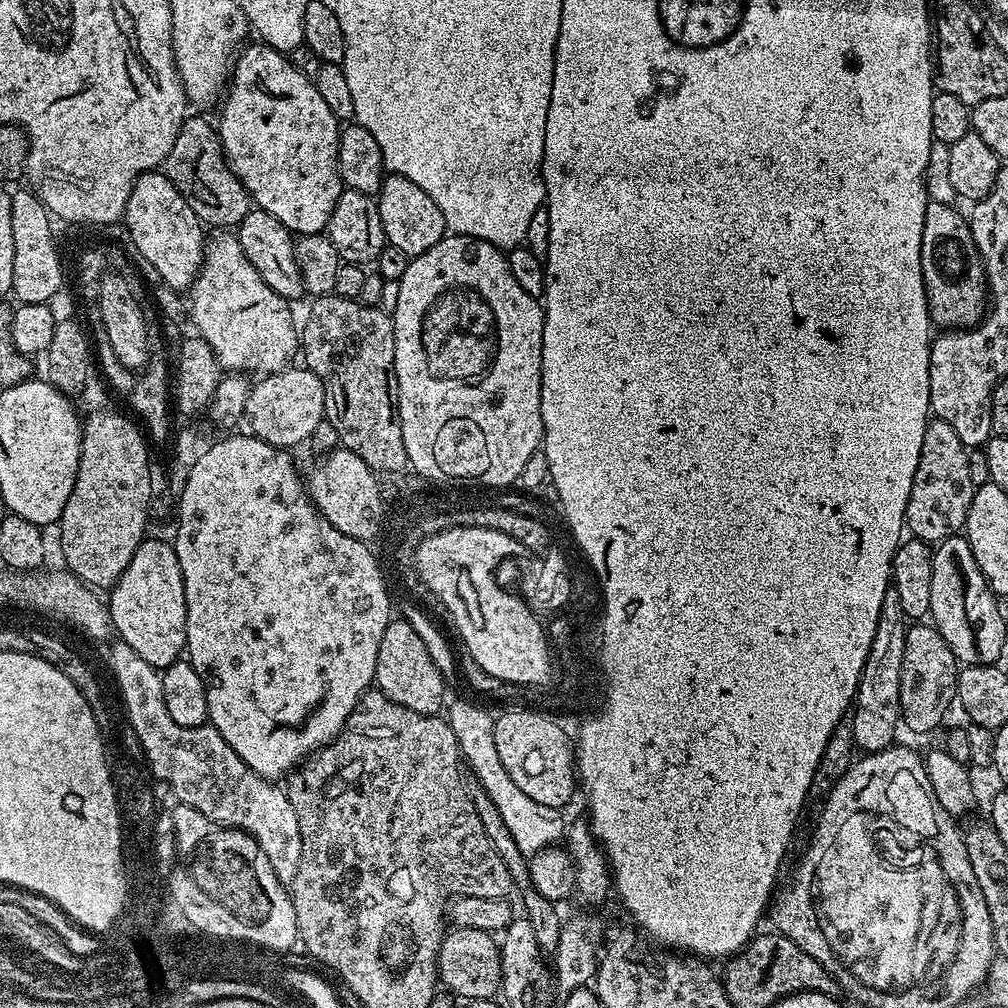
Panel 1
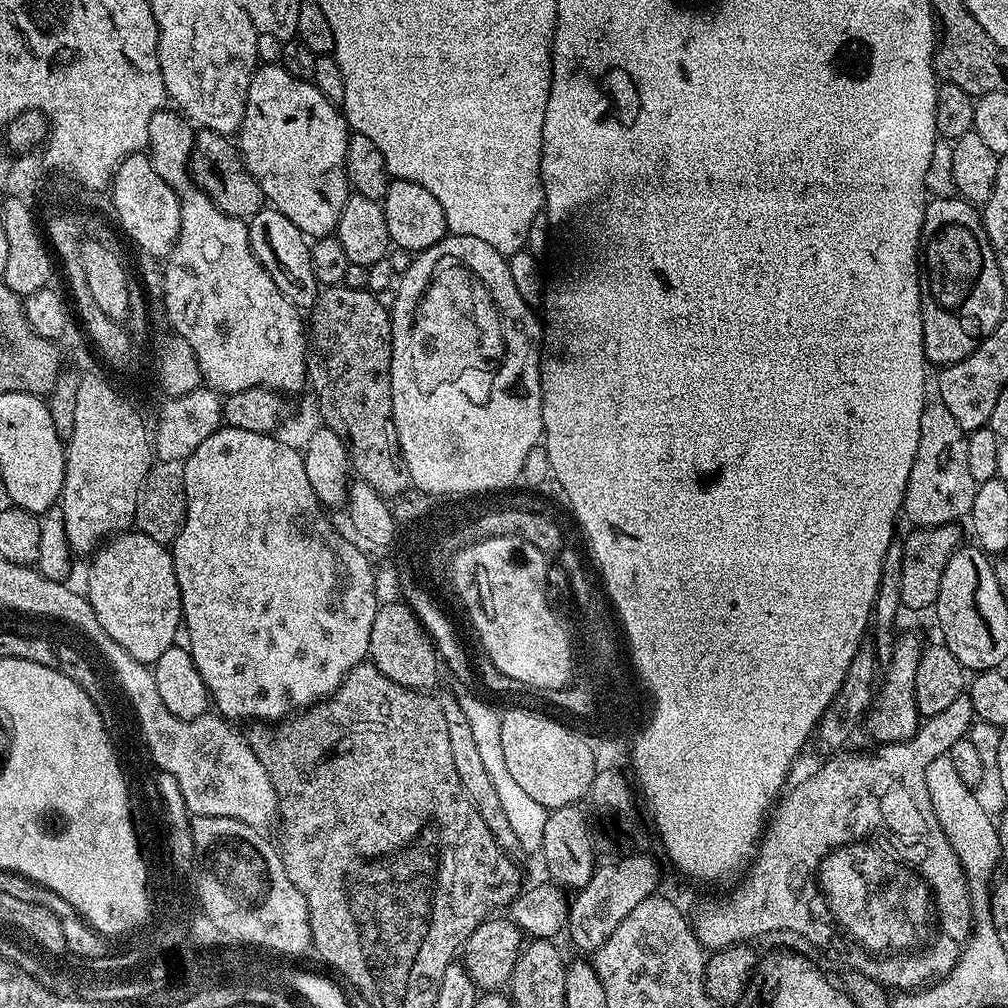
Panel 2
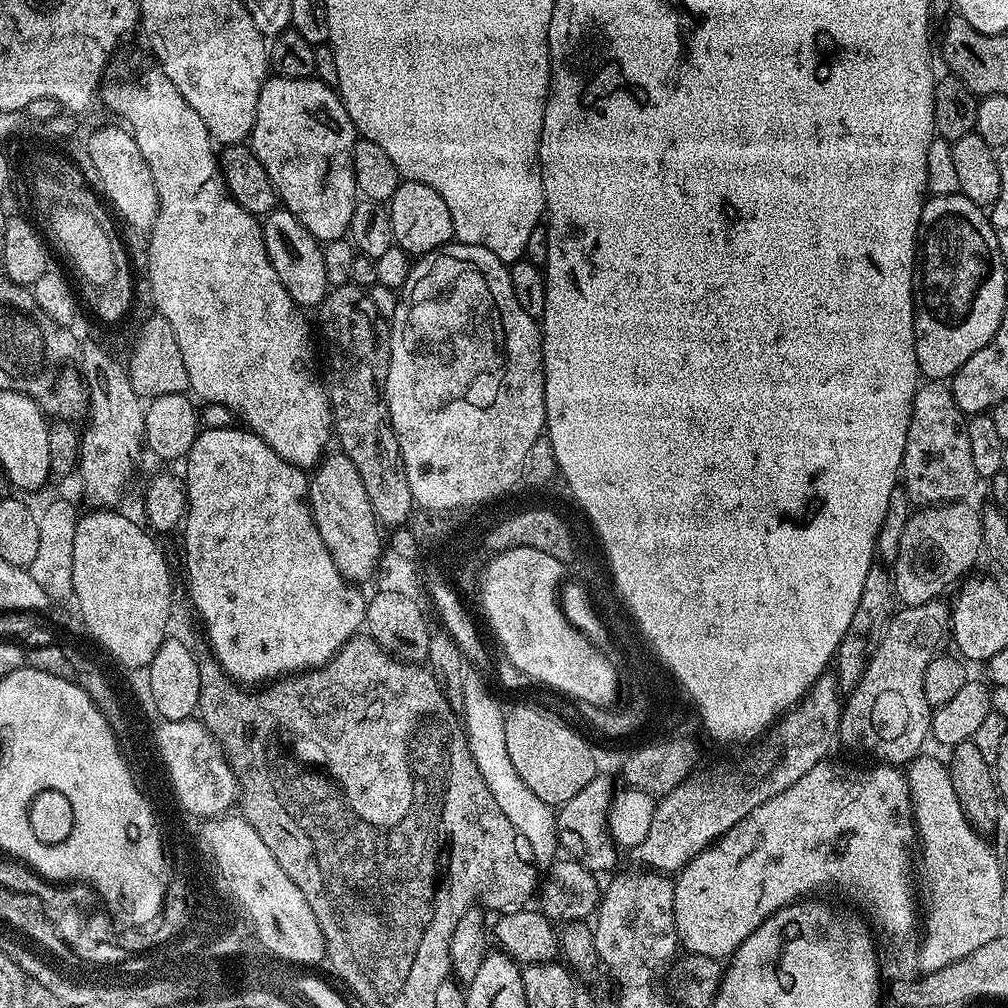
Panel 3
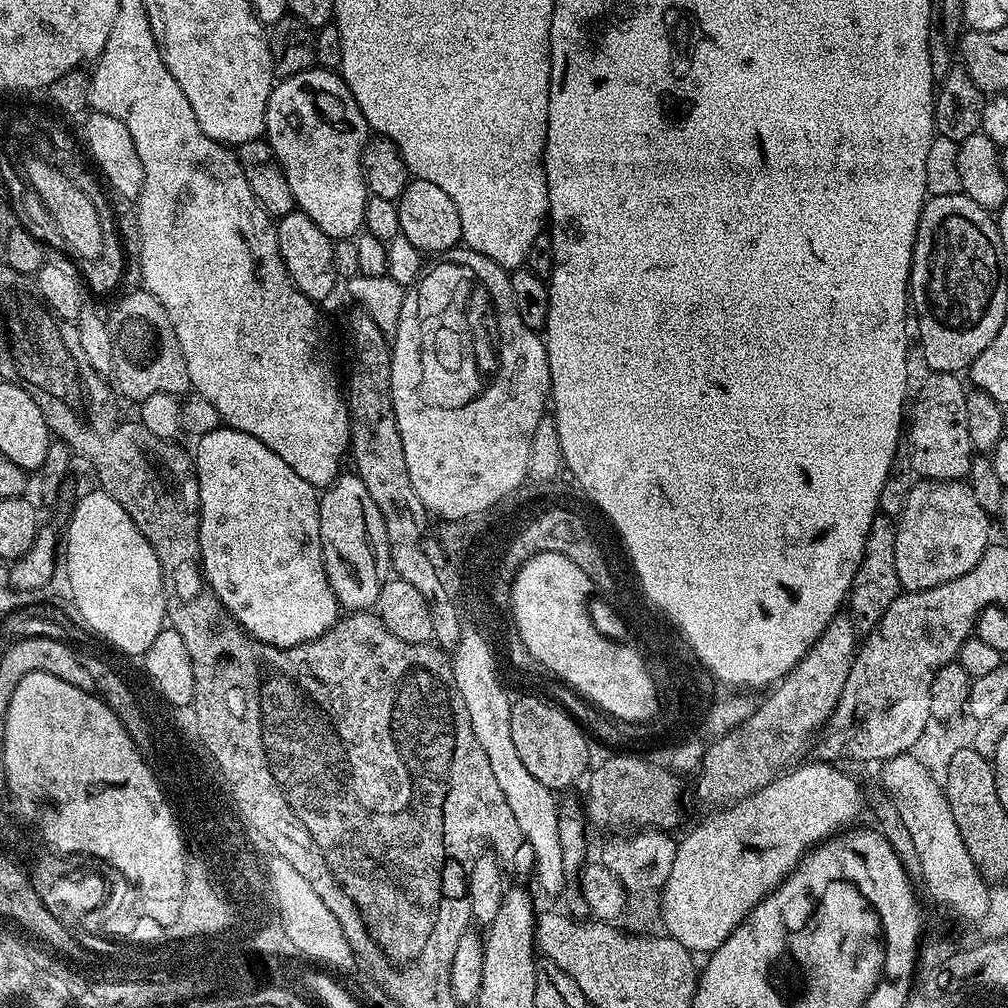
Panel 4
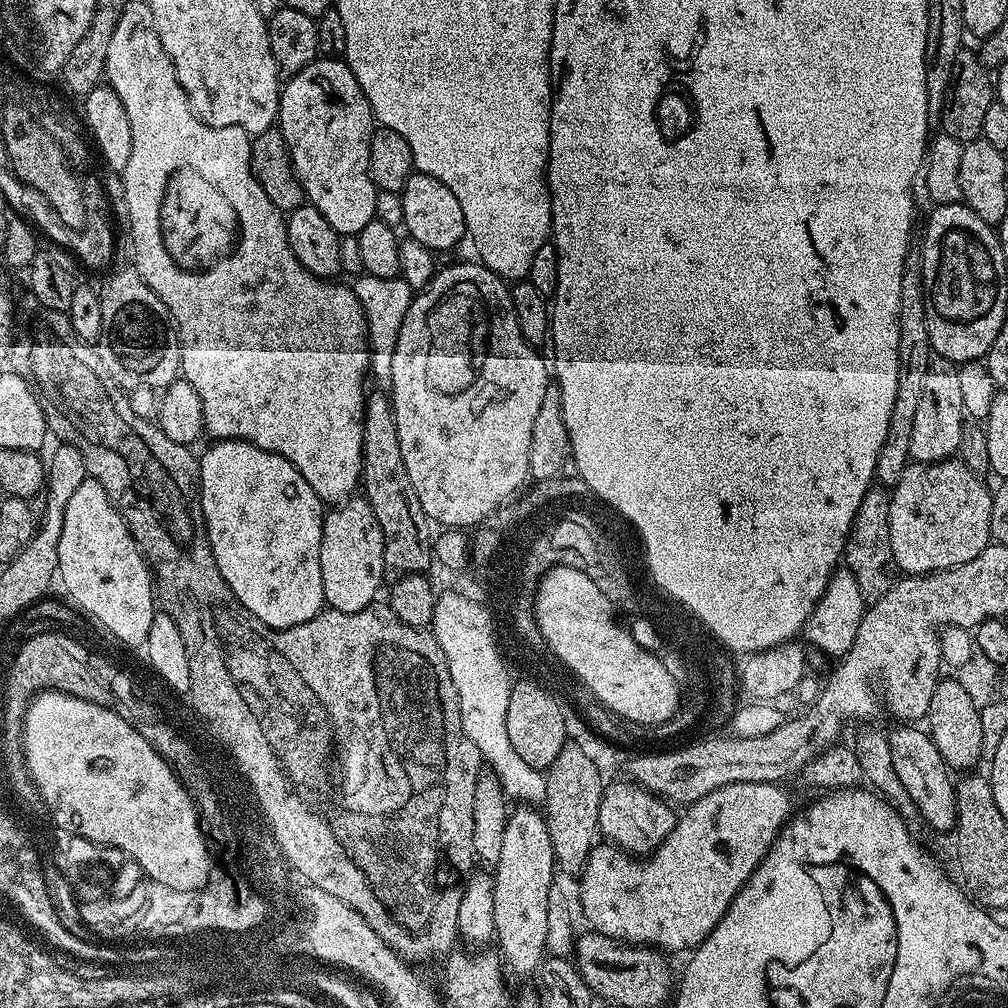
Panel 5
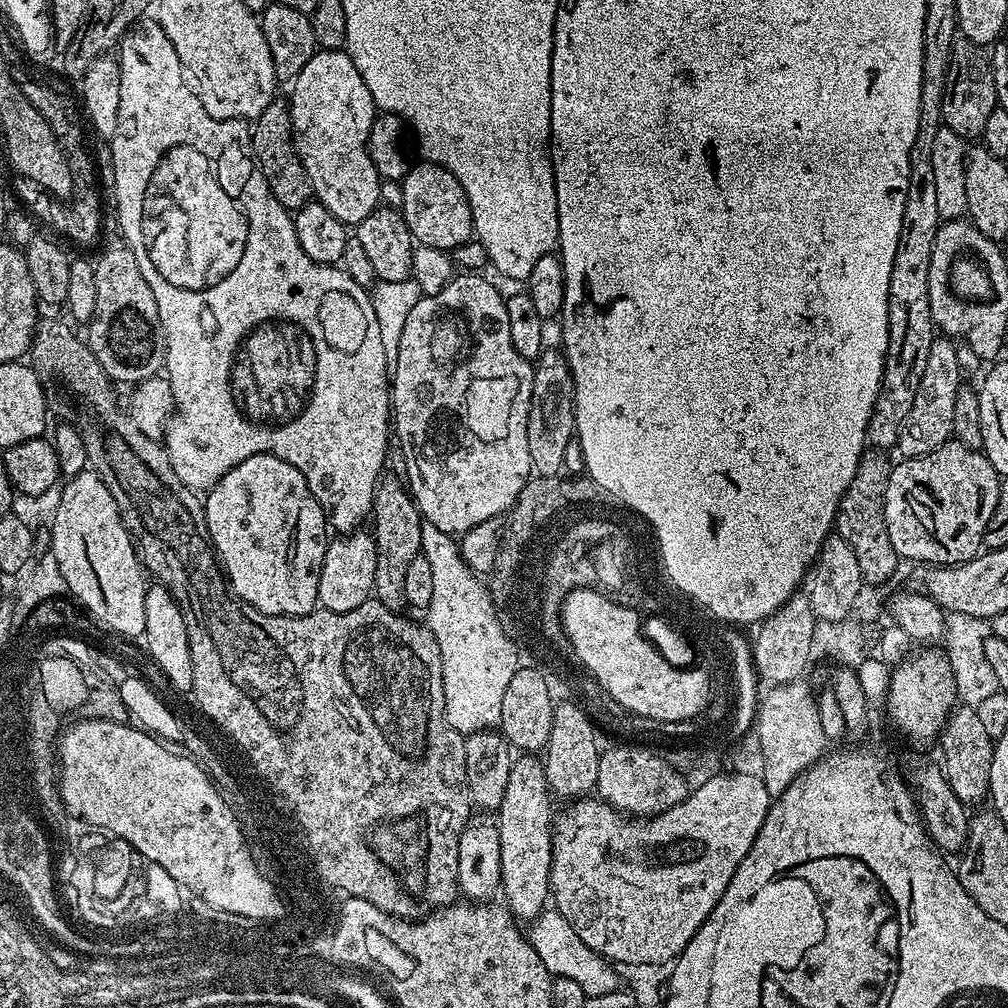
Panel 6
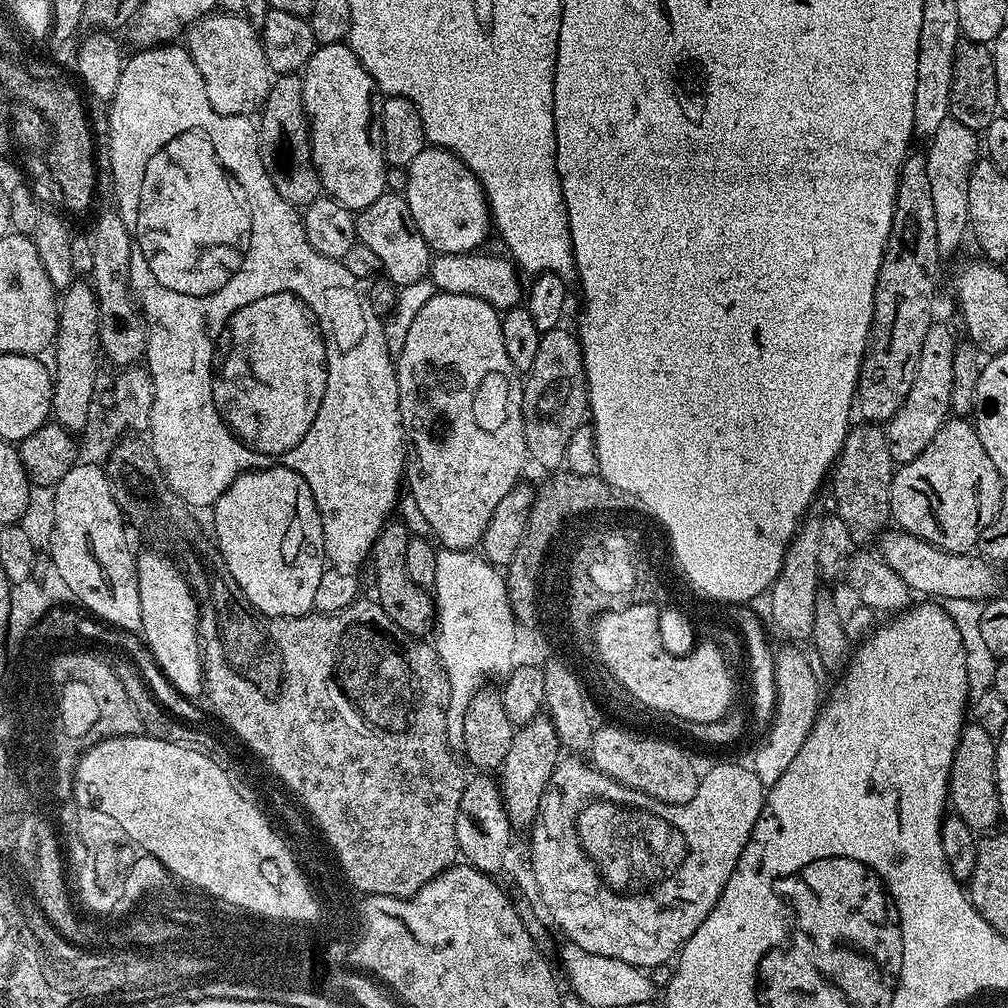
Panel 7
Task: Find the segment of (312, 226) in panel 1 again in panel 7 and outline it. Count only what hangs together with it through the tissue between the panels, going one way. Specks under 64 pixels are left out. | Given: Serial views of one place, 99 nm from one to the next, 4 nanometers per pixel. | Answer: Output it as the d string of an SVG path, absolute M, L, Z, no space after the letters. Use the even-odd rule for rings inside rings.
M347 43L317 46L302 69L302 79L310 146L321 189L353 214L359 214L386 190L384 145L376 129L376 83Z

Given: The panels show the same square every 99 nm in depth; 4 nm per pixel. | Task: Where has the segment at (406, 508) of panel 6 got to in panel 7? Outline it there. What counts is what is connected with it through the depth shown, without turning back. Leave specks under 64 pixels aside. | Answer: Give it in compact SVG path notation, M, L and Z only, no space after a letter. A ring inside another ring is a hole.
M389 522L378 534L376 545L370 553L370 565L376 575L375 603L386 610L386 614L403 632L409 632L411 636L424 638L433 631L436 619L436 601L433 593L427 588L420 588L414 582L410 582L410 574L406 574L406 558L404 551L408 545L410 533L402 522Z

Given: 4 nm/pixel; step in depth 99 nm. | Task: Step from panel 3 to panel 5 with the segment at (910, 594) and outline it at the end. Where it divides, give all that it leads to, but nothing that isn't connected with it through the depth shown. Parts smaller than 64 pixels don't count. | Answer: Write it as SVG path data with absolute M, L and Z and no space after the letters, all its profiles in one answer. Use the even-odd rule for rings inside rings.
M959 458L940 460L937 464L909 463L902 478L890 492L890 546L896 567L901 573L925 576L927 572L941 572L965 564L970 562L970 558L978 558L978 554L982 554L992 535L990 514L993 489L987 488L984 483Z

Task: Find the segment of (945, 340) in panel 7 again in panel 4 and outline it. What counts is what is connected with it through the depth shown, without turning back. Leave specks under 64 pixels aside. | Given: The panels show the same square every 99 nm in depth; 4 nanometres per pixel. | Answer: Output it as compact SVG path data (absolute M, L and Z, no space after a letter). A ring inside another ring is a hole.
M932 372L910 404L906 444L912 447L912 471L925 480L964 480L972 465L974 449L967 430L966 384L959 375Z

